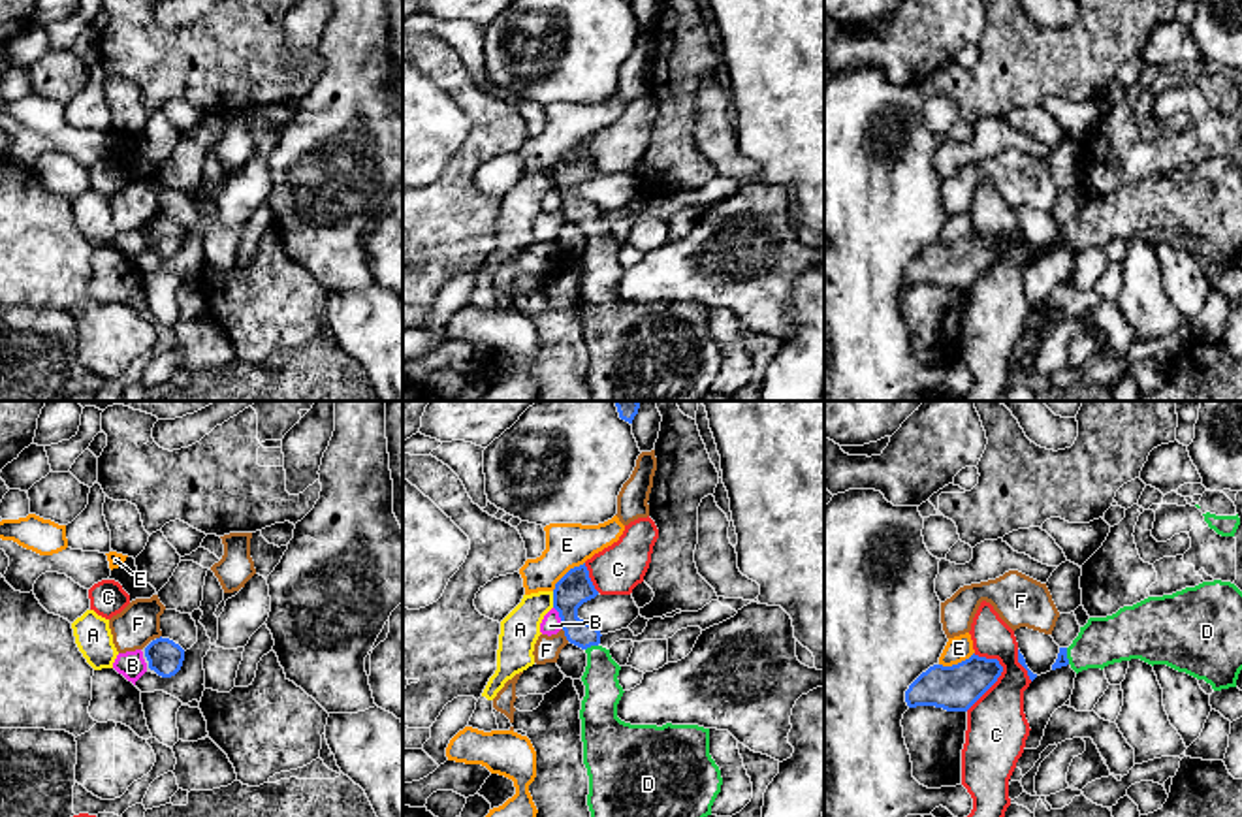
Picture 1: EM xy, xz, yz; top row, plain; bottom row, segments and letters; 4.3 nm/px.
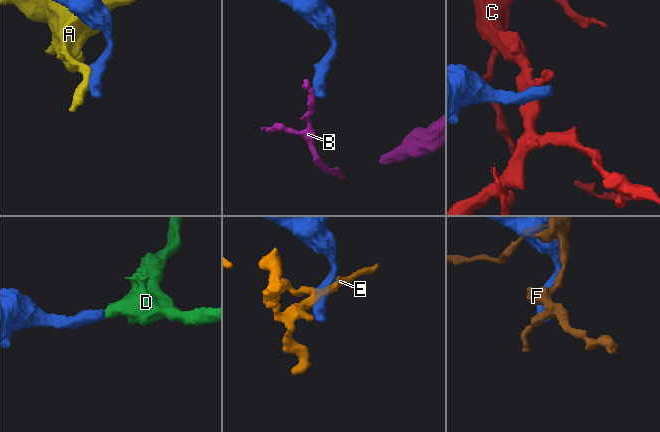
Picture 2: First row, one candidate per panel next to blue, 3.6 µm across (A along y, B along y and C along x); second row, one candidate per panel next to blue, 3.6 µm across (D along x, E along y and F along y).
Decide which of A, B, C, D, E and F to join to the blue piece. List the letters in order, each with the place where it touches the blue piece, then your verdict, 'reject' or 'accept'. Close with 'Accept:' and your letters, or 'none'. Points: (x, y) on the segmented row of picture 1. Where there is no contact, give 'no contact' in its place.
A: contact xz (554, 599); reject
B: contact xz (559, 616); reject
C: contact yz (992, 684); reject
D: contact yz (1066, 656); accept
E: contact xz (567, 573); reject
F: contact xz (565, 635); reject
Accept: D

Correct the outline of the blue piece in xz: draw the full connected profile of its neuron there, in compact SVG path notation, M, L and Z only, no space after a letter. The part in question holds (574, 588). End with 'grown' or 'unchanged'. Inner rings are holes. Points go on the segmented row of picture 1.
M585 563L553 589L566 640L587 653L580 719L591 817L711 815L723 777L709 755L709 729L630 725L617 717L621 666L600 646L600 631L578 617L578 608L597 595Z; grown

